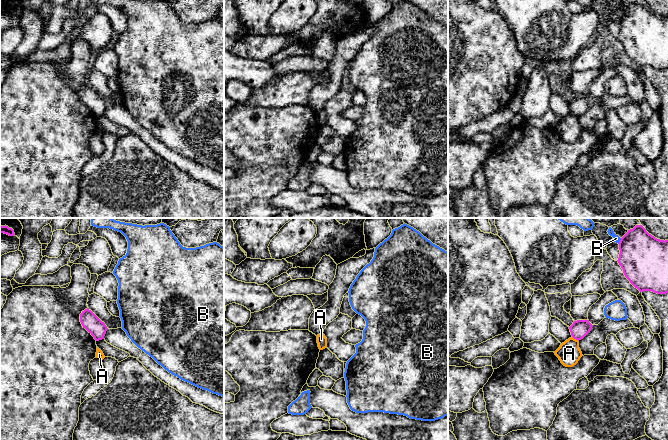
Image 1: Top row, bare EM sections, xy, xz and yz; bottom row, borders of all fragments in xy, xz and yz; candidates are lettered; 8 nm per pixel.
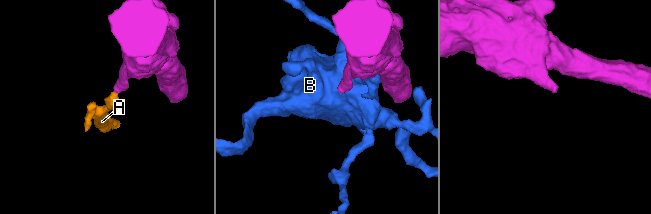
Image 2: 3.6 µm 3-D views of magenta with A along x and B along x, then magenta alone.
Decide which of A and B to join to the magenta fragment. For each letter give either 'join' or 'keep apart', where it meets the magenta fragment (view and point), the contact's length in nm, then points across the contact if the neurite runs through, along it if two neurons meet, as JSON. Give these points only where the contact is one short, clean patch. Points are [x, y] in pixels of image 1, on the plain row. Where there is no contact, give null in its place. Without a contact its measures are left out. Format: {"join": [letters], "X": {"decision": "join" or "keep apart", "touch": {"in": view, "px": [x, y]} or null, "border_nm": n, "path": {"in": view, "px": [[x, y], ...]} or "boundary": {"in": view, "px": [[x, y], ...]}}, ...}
{"join": [], "A": {"decision": "keep apart", "touch": {"in": "yz", "px": [575, 114]}, "border_nm": 70, "boundary": {"in": "yz", "px": [[572, 112], [578, 117]]}}, "B": {"decision": "keep apart", "touch": {"in": "yz", "px": [620, 17]}, "border_nm": 50}}

